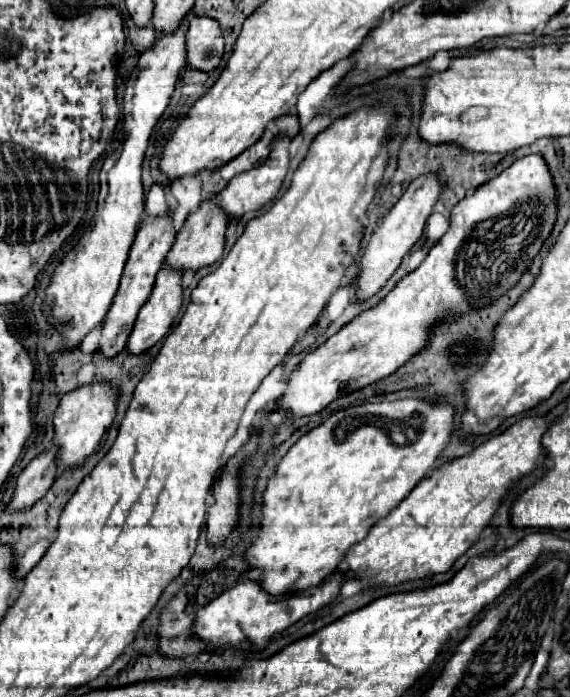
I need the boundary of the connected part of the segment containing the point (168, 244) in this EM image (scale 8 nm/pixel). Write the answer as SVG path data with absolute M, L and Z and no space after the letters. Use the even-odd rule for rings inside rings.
M166 213L166 215L146 215L146 219L144 219L144 223L142 223L142 227L140 227L140 231L134 239L134 245L130 249L118 293L112 301L112 307L110 307L110 311L106 315L106 321L104 321L104 327L102 327L100 351L106 357L112 357L112 355L116 355L124 349L124 345L126 345L126 341L132 333L134 321L138 317L138 311L146 303L146 299L150 297L156 273L160 271L168 251L172 249L174 239L176 239L176 231L174 231L174 221L172 221L170 213Z

